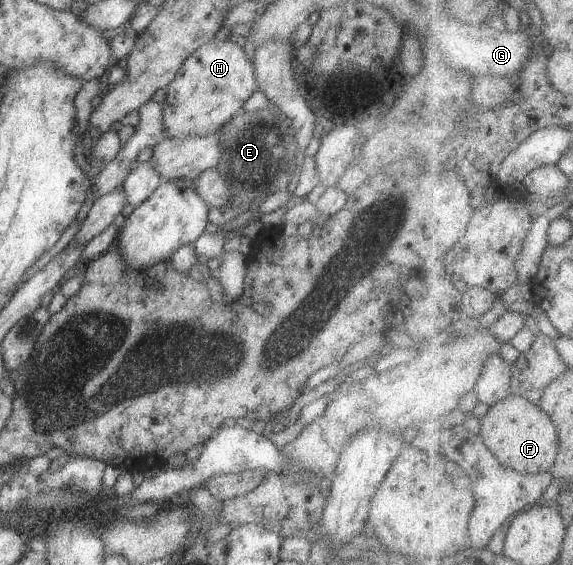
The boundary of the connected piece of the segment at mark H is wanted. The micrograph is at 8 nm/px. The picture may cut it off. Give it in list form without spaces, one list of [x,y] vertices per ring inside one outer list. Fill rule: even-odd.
[[[229,37],[225,38],[225,41],[215,38],[191,53],[185,63],[181,65],[177,76],[165,89],[166,99],[162,103],[162,127],[166,138],[207,137],[207,135],[213,135],[217,129],[222,129],[242,110],[245,102],[258,90],[253,60],[246,55],[241,40],[233,40]]]

